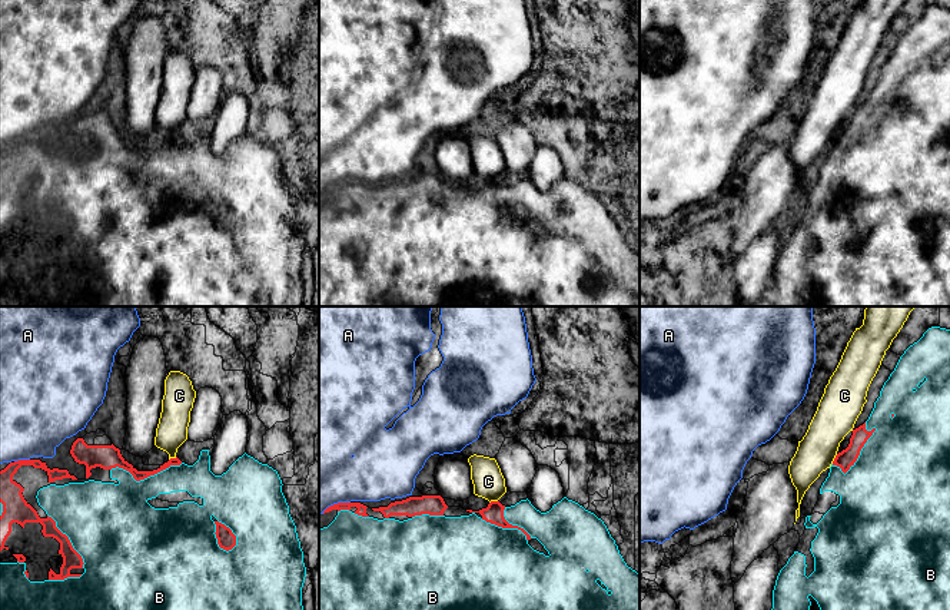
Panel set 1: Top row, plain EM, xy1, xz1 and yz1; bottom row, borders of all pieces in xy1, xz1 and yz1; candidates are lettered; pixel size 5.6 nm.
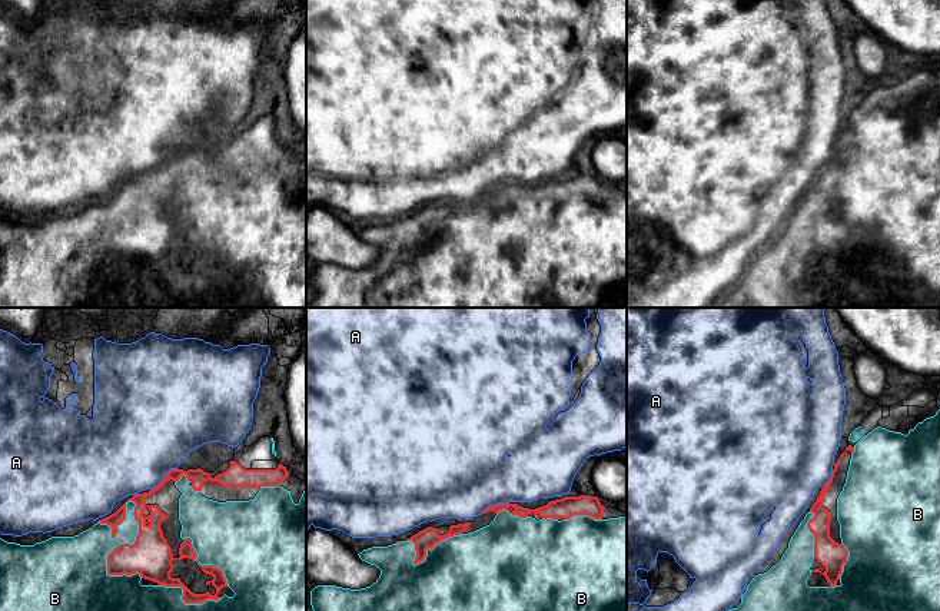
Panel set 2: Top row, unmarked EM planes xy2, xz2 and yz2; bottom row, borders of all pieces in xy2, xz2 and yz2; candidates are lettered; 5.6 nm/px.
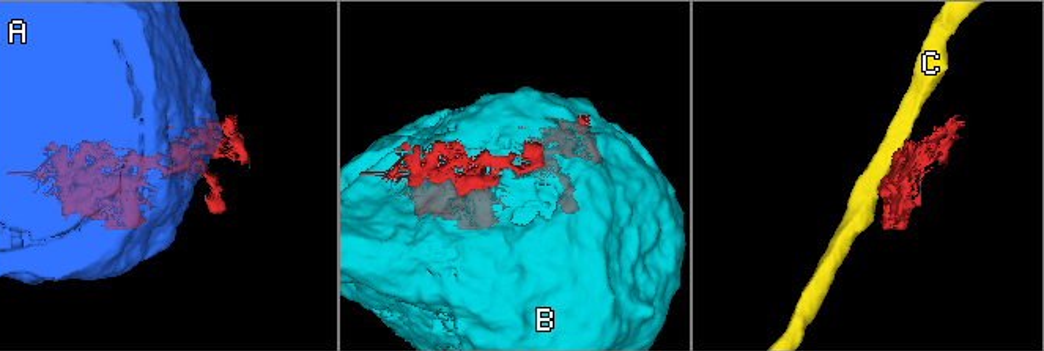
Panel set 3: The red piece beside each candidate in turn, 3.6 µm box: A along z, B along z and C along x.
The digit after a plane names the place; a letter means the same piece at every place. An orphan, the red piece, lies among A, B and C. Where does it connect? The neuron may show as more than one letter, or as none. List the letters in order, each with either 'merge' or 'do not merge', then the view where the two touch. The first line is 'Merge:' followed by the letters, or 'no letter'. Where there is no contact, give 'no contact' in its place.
Merge: B
A: do not merge; contact in xy2
B: merge; contact in xy2
C: do not merge; contact in yz1

